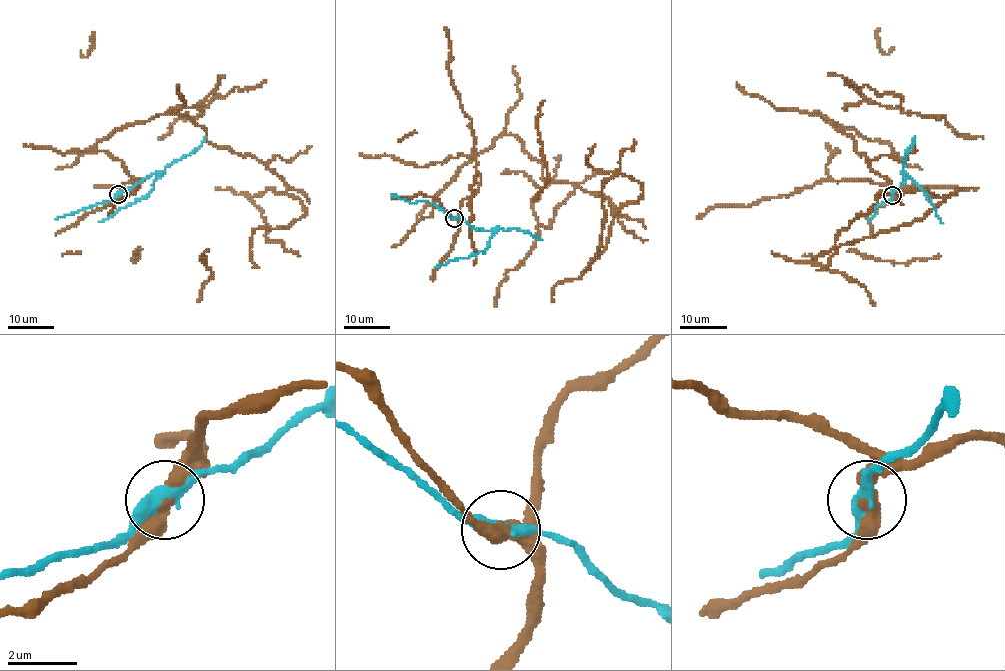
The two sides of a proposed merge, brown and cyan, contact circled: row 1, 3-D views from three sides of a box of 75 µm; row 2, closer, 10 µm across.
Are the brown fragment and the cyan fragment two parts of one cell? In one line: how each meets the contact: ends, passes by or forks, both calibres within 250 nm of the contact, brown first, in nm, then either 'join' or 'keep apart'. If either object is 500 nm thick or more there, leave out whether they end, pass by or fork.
brown passes by; cyan passes by; 400 nm thick on the brown side, 380 nm on the other; keep apart

